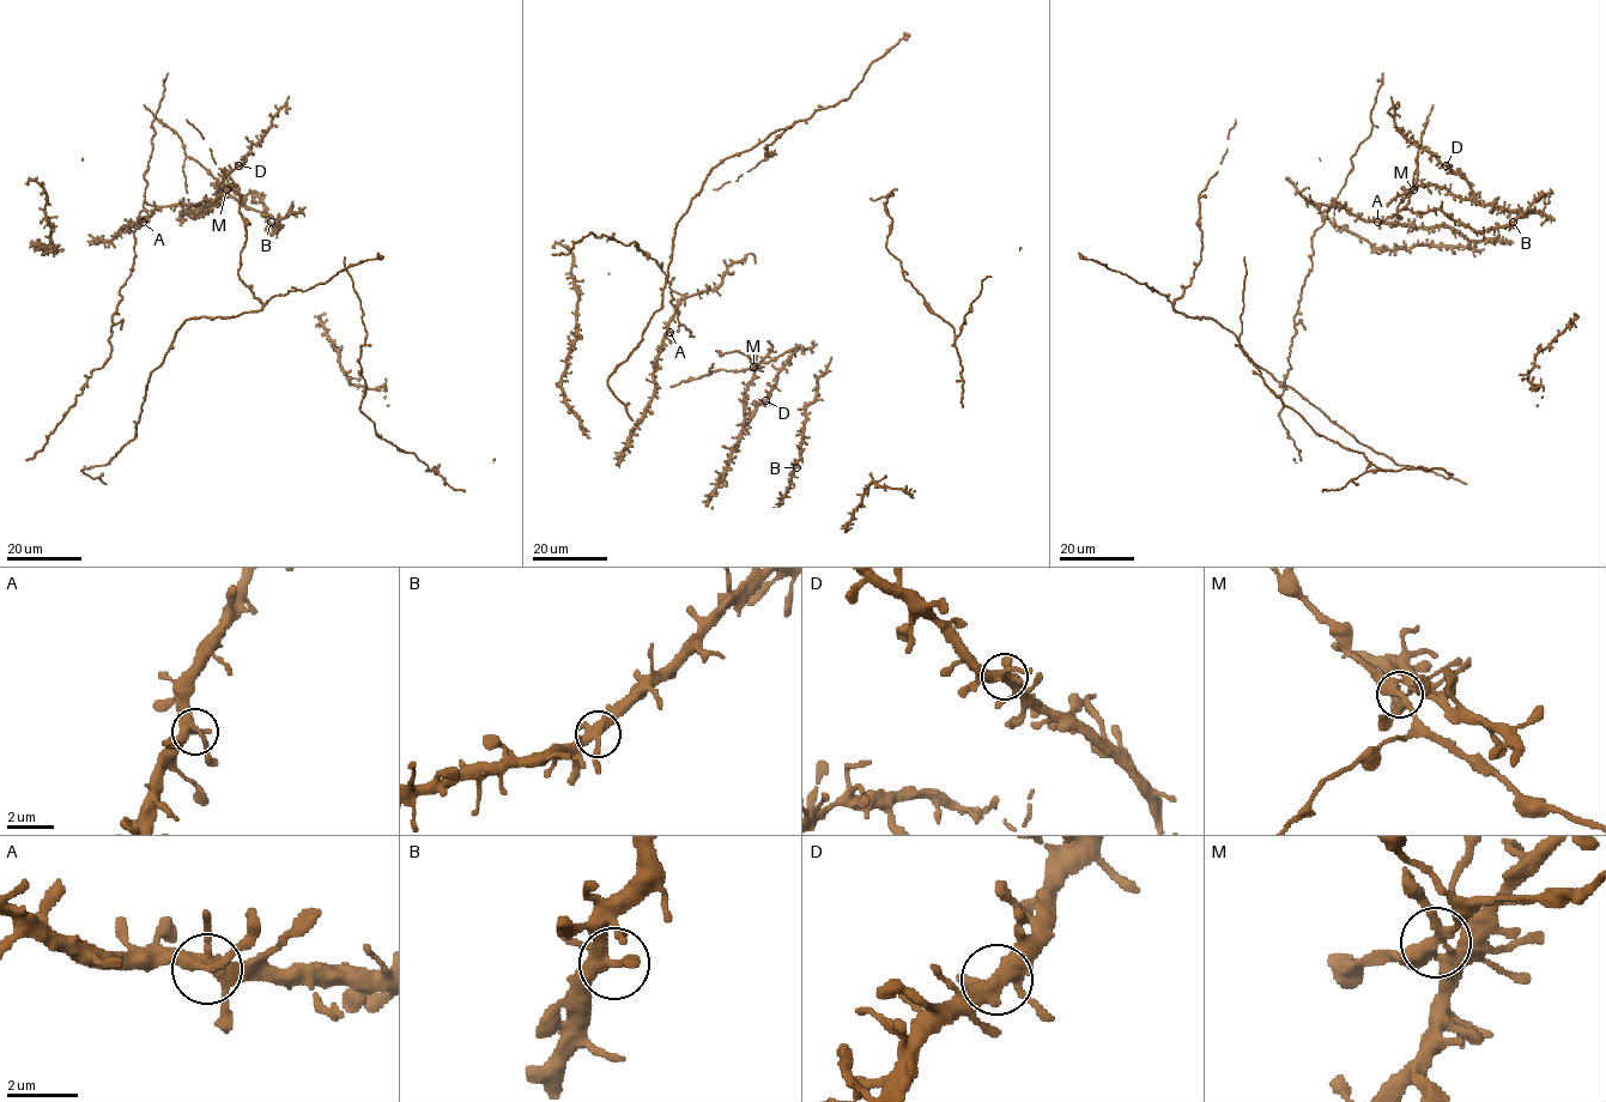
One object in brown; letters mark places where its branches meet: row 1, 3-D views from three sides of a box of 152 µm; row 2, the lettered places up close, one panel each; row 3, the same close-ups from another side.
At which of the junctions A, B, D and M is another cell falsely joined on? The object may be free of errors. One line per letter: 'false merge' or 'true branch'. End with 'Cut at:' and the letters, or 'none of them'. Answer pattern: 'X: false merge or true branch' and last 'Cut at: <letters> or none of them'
A: true branch
B: true branch
D: true branch
M: false merge
Cut at: M

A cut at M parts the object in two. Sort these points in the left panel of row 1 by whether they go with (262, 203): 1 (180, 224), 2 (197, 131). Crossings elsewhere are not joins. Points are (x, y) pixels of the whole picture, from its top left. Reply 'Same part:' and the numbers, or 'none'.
Same part: 1, 2

